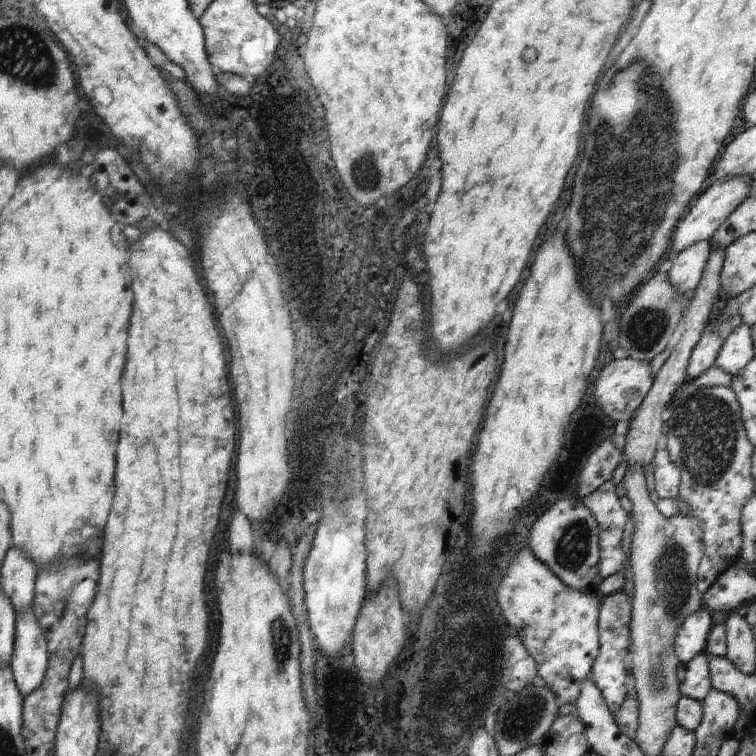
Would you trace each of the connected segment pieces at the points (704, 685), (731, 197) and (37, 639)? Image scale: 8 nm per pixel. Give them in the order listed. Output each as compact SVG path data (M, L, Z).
M706 652L700 653L690 662L681 662L676 668L676 674L682 697L690 697L702 702L713 688Z
M736 176L736 178L722 178L722 180L713 181L694 199L690 209L678 221L666 257L673 257L696 242L709 241L718 227L722 226L722 222L752 194L750 186L752 186L750 176Z
M14 610L14 652L10 668L22 696L32 694L42 684L48 668L48 649L33 610Z

